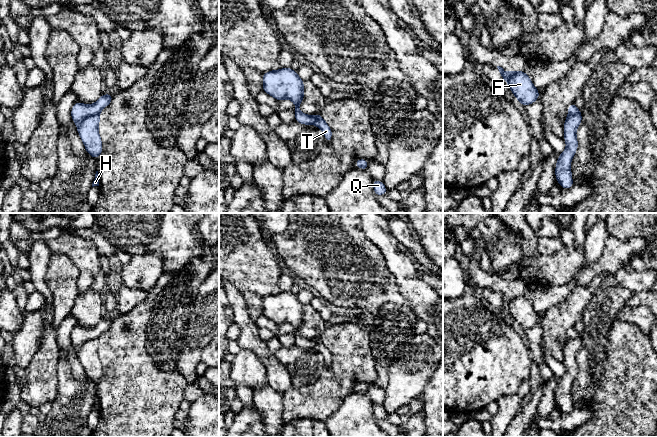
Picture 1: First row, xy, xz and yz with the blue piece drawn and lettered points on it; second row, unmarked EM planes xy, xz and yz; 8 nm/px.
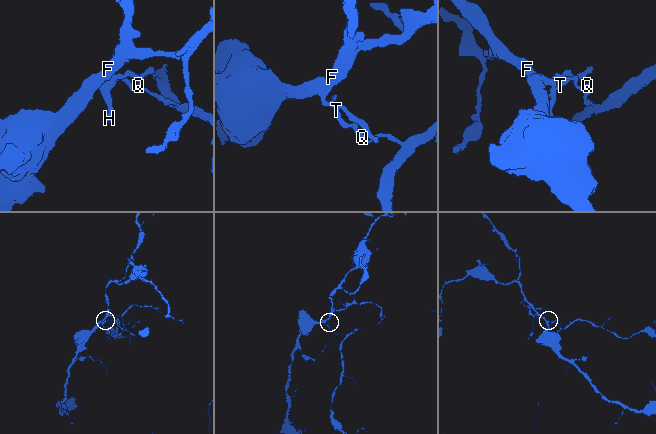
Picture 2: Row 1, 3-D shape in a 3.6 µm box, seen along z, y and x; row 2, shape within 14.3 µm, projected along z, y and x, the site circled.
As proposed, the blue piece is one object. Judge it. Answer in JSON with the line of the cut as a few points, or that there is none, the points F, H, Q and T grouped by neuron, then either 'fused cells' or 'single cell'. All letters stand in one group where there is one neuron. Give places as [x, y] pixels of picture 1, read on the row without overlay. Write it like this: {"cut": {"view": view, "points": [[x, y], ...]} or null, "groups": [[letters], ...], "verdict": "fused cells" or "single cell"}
{"cut": {"view": "xy", "points": [[98, 337], [87, 340], [77, 351]]}, "groups": [["F"], ["H", "Q", "T"]], "verdict": "fused cells"}

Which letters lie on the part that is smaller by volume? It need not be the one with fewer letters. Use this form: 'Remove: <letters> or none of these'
Remove: H, Q, T

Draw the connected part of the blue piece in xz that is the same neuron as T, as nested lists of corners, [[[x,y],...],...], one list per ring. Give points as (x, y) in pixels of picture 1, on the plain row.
[[[316,338],[316,339],[313,339],[313,340],[315,342],[315,345],[313,346],[313,348],[323,355],[323,357],[325,359],[325,365],[327,367],[331,366],[332,354],[329,351],[329,349],[326,347],[324,342],[320,338]]]

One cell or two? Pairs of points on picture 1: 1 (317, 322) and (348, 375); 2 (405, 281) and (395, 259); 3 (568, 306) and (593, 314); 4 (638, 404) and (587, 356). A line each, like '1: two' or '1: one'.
1: two
2: one
3: two
4: two

